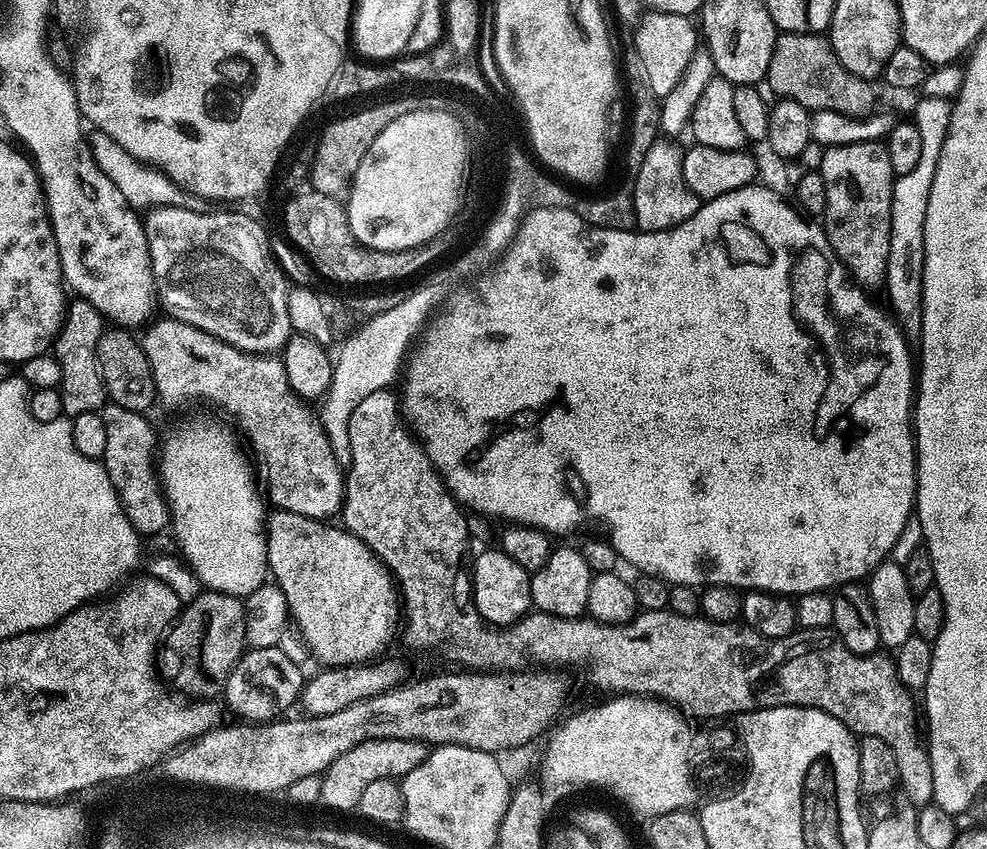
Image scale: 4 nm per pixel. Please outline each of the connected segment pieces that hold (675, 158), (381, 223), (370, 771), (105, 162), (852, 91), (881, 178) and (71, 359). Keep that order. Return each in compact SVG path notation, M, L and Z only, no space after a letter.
M660 138L642 158L642 166L634 169L636 181L630 184L632 194L632 212L636 219L635 227L642 232L657 232L667 228L676 228L686 218L693 216L701 206L701 199L686 186L682 174L684 152L669 139Z
M418 110L417 113L405 114L401 120L394 121L396 124L386 126L374 138L374 146L370 146L370 150L366 150L366 158L362 158L362 162L356 171L355 181L352 187L348 189L346 197L346 211L354 238L359 244L365 244L367 248L374 250L394 251L397 248L404 248L404 244L413 244L413 246L424 244L424 236L434 238L436 228L440 228L440 224L444 224L444 220L448 220L448 212L452 212L452 204L456 204L456 180L460 180L460 152L464 152L464 148L460 148L460 139L464 137L465 133L462 131L459 120L438 110Z
M366 740L346 750L322 773L319 803L340 812L359 809L362 790L370 782L403 778L428 757L429 751L429 745L422 740Z
M92 130L87 133L86 139L94 162L98 162L98 170L102 170L102 174L106 174L106 178L110 178L110 182L114 182L114 186L118 186L118 190L122 190L122 198L126 198L126 202L133 208L147 210L174 206L195 212L213 211L213 201L189 192L183 184L176 183L164 171L139 160L130 150L124 150L114 138L110 138L110 134Z
M780 32L776 37L776 45L774 46L774 54L770 54L770 66L768 67L768 75L766 77L766 85L768 84L767 91L773 92L773 97L781 100L793 100L798 102L798 106L806 106L813 113L818 111L837 111L838 114L865 117L873 111L874 106L872 103L876 100L876 92L872 89L873 85L869 81L864 80L858 74L850 74L850 70L846 70L846 66L842 66L842 62L838 62L838 58L834 54L831 44L823 35L814 32Z
M874 140L825 147L822 166L818 171L822 182L826 182L826 210L822 217L822 227L834 254L858 284L883 285L886 262L890 258L890 202L894 179L887 143Z
M76 298L67 305L66 311L64 313L64 322L60 326L60 332L57 333L55 341L54 341L54 360L58 365L58 372L60 368L60 383L58 383L58 389L60 392L61 400L64 403L64 413L65 417L71 418L77 416L78 414L86 414L87 412L100 412L103 409L106 403L106 393L104 391L104 379L102 378L102 374L100 373L100 363L98 362L98 358L96 357L96 351L98 350L98 342L102 338L102 334L106 331L106 321L103 316L101 316L100 312L94 306L90 306L90 302L86 302L85 300Z

